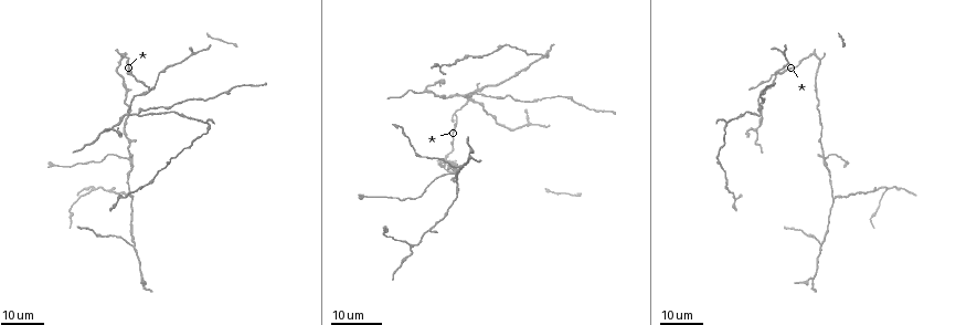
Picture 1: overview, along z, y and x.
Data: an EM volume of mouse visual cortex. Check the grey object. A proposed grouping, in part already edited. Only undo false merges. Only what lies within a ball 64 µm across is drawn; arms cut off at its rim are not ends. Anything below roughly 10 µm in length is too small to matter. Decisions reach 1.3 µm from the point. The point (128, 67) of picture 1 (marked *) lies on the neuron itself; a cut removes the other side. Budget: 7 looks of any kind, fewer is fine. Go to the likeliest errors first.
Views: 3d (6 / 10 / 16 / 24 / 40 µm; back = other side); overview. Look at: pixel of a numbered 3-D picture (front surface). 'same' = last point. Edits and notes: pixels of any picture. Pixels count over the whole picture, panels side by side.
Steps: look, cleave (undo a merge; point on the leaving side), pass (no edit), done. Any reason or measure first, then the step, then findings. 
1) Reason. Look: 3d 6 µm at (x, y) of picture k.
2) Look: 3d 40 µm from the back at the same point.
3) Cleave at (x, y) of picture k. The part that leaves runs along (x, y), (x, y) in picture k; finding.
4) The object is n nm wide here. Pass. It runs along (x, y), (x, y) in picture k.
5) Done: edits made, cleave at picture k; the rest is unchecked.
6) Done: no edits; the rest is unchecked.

Three arms meet. Look: 3d 16 µm at (819, 245) of picture 1.

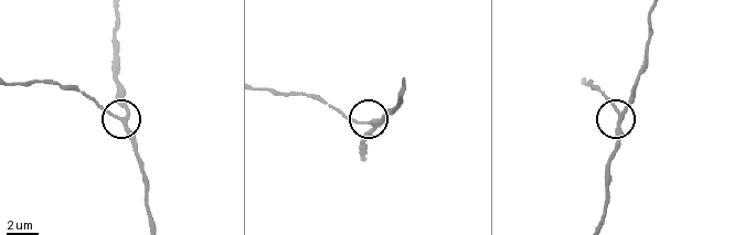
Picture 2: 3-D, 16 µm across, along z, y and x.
Look: 3d 6 µm at (369, 121) of picture 2.

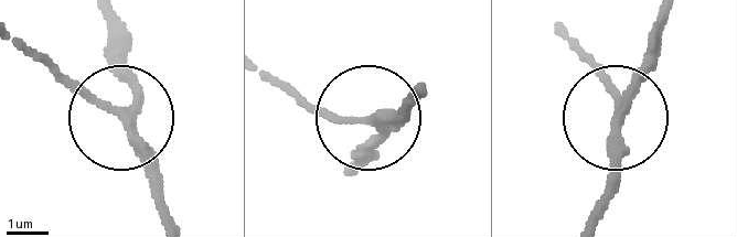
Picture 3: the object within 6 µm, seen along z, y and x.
The side arm is 14 µm long; 3 arms meet here. Pass. Continuous, no second neuron.

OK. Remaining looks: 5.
Three-way junction. Look: 3d 16 µm at (466, 94) of picture 1.

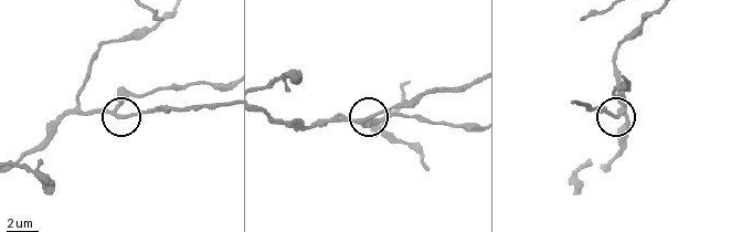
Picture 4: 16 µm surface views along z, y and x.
Closer look. Look: 3d 6 µm at (622, 112) of picture 4.

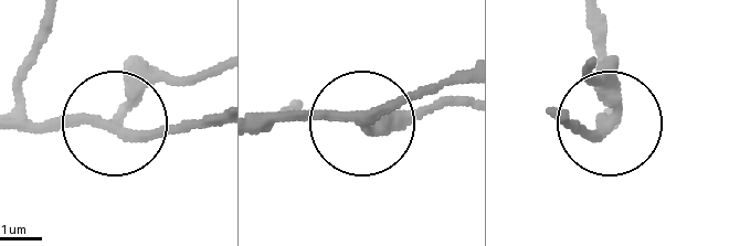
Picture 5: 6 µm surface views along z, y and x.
The object is 240 nm wide here. Pass. All the same neuron.

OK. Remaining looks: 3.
Arms part here. Look: 3d 24 µm at (458, 185) of picture 1.

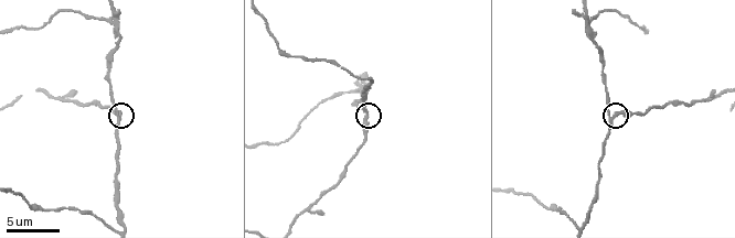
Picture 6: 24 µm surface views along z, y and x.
Closer look. Look: 3d 10 µm at (365, 116) of picture 6.

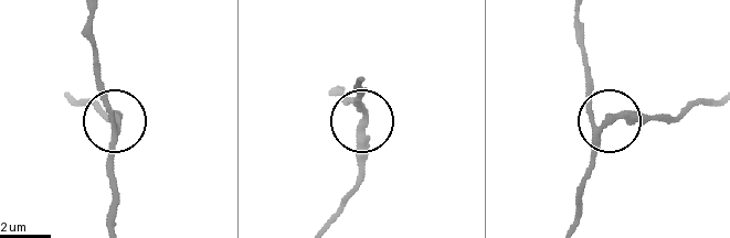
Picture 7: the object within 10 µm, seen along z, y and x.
3 arms meet here. Pass. It runs along (344, 87), (339, 93), (364, 118), (364, 180) in picture 7; continuous, no second neuron.

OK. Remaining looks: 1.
Done: no edits; the rest is unchecked.

